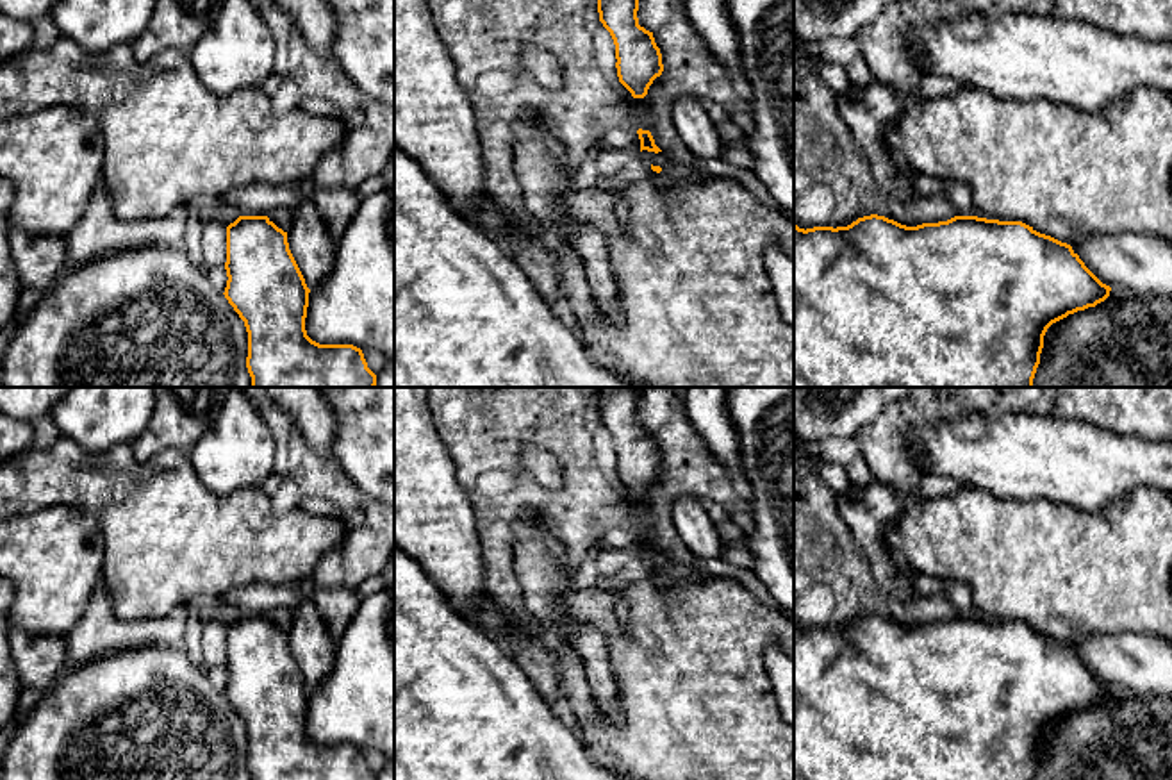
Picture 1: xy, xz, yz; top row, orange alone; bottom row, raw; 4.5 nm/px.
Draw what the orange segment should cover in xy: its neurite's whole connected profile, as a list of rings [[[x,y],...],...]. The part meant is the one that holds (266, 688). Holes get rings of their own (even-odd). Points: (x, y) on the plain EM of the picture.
[[[239,616],[227,626],[225,698],[248,732],[246,768],[252,780],[376,780],[353,744],[319,744],[307,735],[310,689],[289,650],[287,632],[268,616]]]

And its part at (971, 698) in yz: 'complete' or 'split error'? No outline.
complete

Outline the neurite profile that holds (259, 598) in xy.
[[[255,582],[243,589],[230,591],[223,602],[235,605],[241,616],[266,616],[275,609],[296,610],[310,593],[300,593],[291,585],[273,585],[268,582]]]

